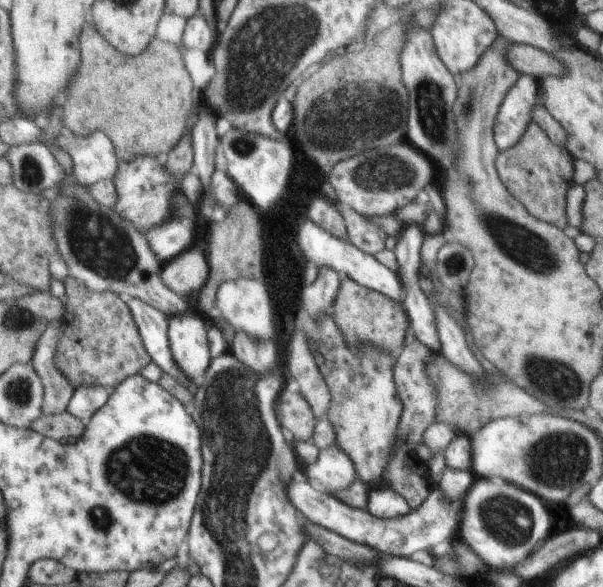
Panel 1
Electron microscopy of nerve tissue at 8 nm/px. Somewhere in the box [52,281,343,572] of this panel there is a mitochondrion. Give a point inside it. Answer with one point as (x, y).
(147, 470)

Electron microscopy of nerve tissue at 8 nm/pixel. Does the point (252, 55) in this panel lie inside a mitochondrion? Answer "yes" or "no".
yes

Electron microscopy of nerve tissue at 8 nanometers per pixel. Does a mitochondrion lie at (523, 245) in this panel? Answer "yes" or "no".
yes

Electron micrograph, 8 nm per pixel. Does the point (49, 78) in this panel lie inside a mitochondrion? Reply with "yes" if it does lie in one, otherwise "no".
no

